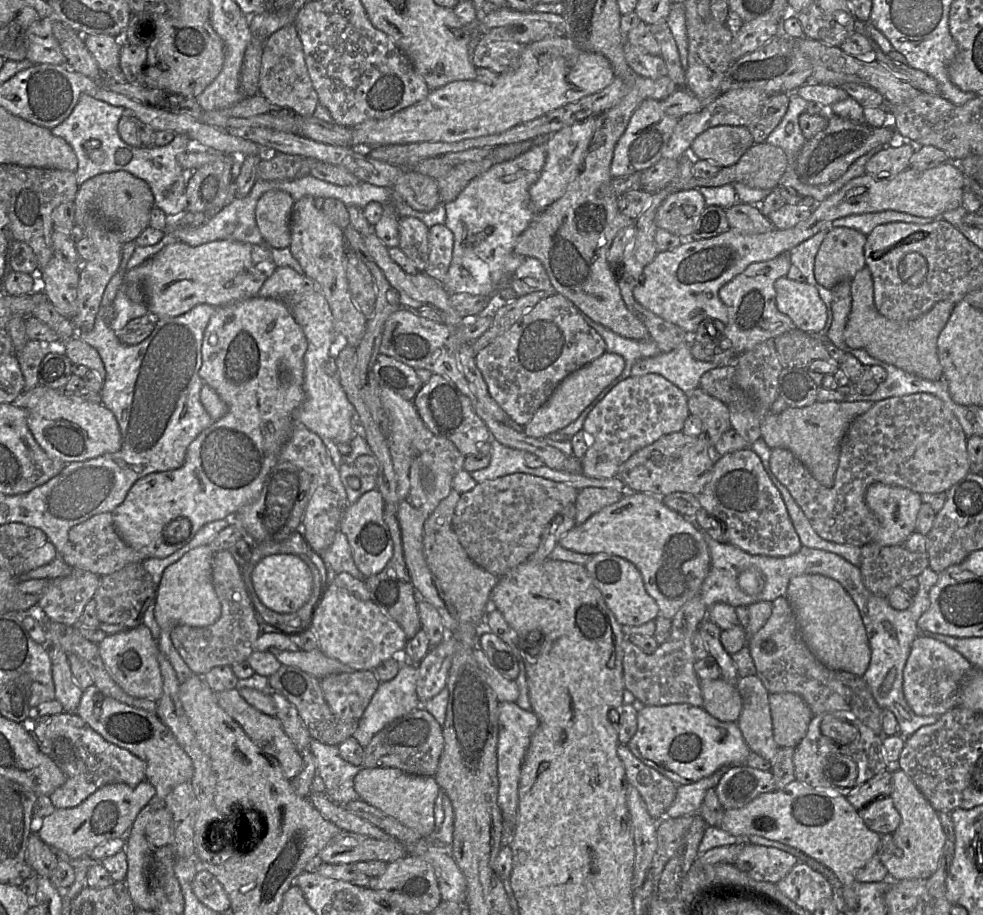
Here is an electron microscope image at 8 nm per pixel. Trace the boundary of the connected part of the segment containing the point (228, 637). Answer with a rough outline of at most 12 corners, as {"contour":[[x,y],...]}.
{"contour":[[214,553],[221,615],[177,625],[173,645],[193,674],[246,661],[259,621],[240,566]]}

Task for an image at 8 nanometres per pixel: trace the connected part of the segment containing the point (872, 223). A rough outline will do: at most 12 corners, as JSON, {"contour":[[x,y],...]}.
{"contour":[[898,211],[853,214],[835,219],[831,227],[847,227],[868,235],[890,222],[923,225],[930,218]]}

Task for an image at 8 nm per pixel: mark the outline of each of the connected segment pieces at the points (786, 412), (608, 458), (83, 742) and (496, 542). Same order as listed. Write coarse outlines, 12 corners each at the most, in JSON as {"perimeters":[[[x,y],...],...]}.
{"perimeters":[[[827,401],[769,412],[771,448],[791,451],[832,487],[849,425],[874,402]],[[629,377],[590,411],[582,473],[610,479],[635,452],[681,432],[688,396]],[[75,712],[22,724],[65,776],[75,807],[104,785],[146,779],[142,759]],[[527,473],[460,495],[452,527],[500,577],[538,549],[576,502],[566,483]]]}

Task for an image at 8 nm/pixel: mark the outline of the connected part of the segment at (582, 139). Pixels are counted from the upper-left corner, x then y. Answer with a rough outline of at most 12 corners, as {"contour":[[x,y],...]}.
{"contour":[[600,116],[554,133],[538,180],[534,214],[558,200],[586,157]]}

